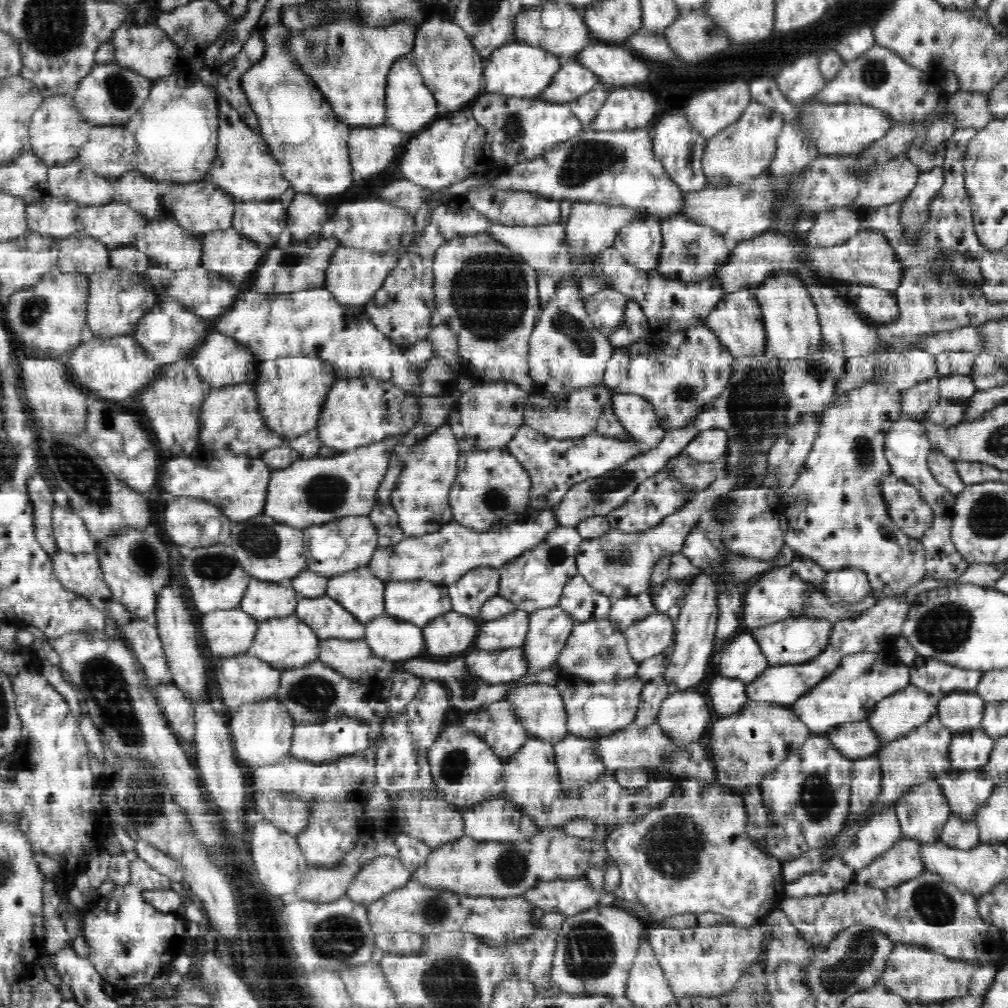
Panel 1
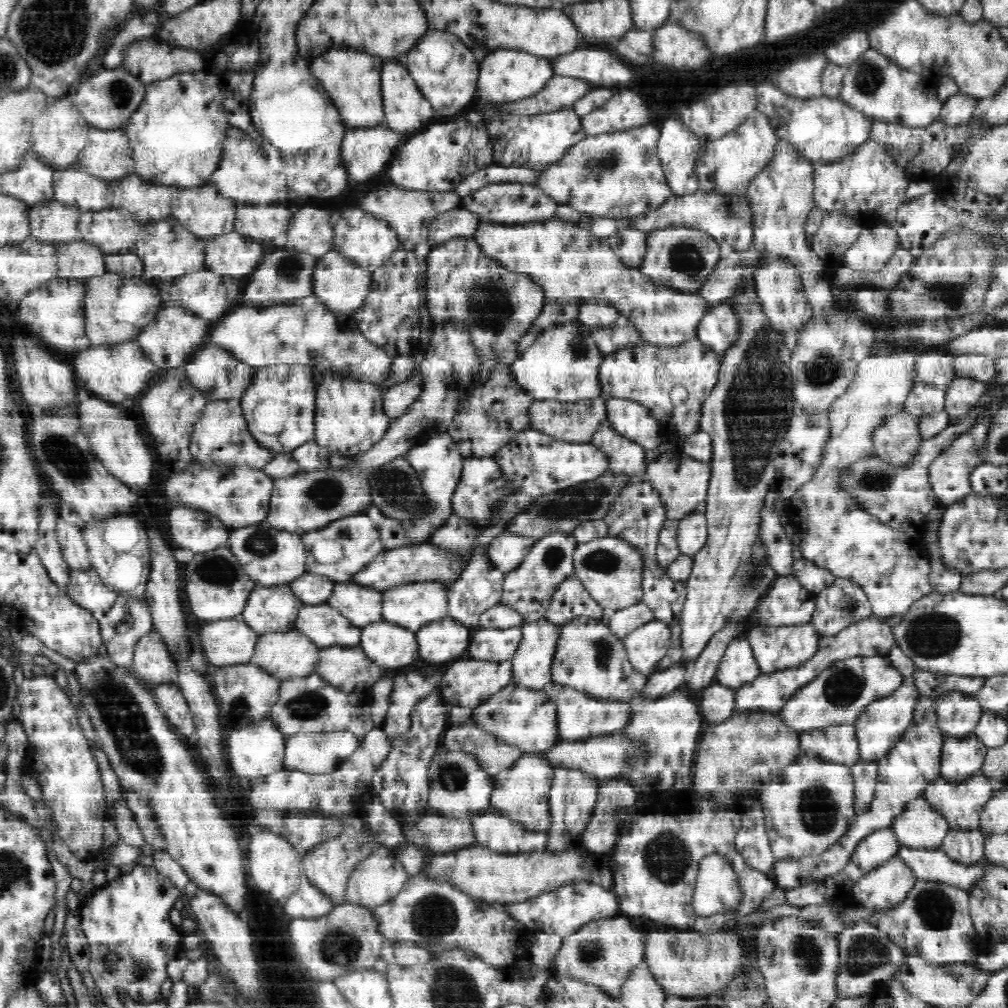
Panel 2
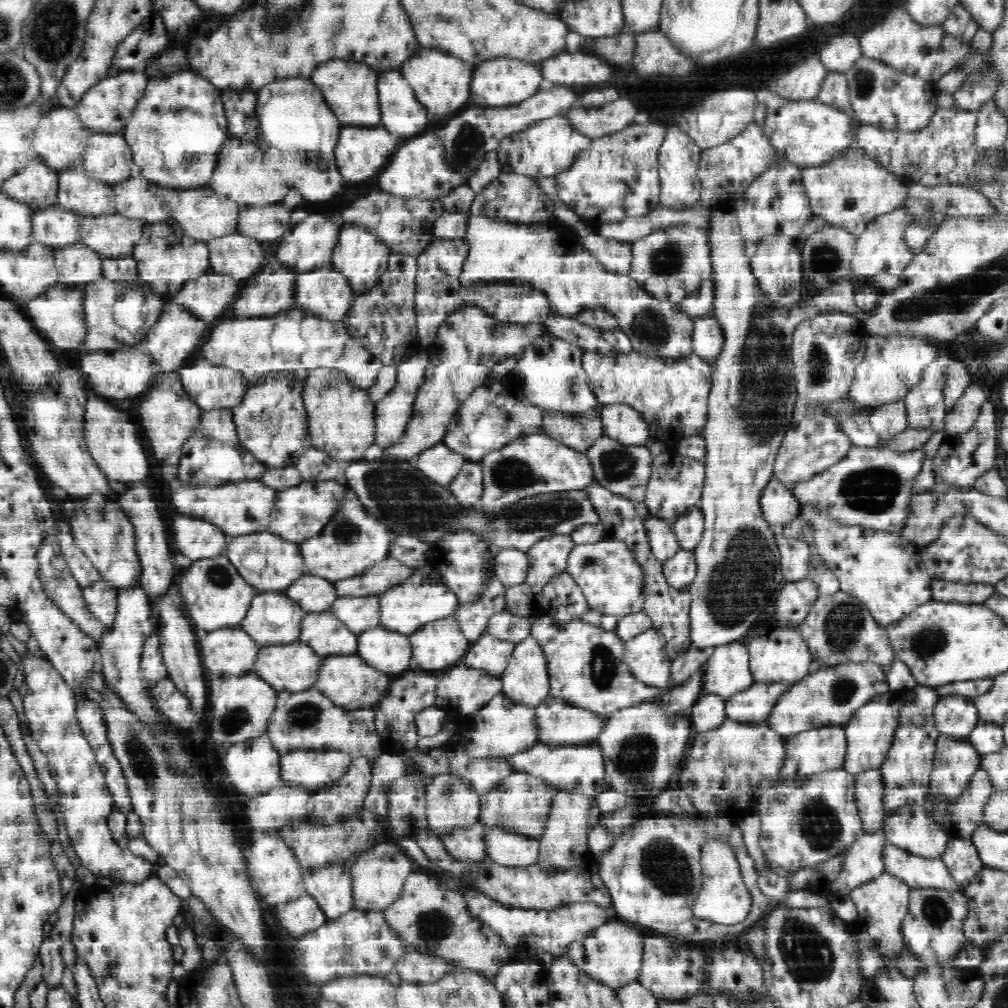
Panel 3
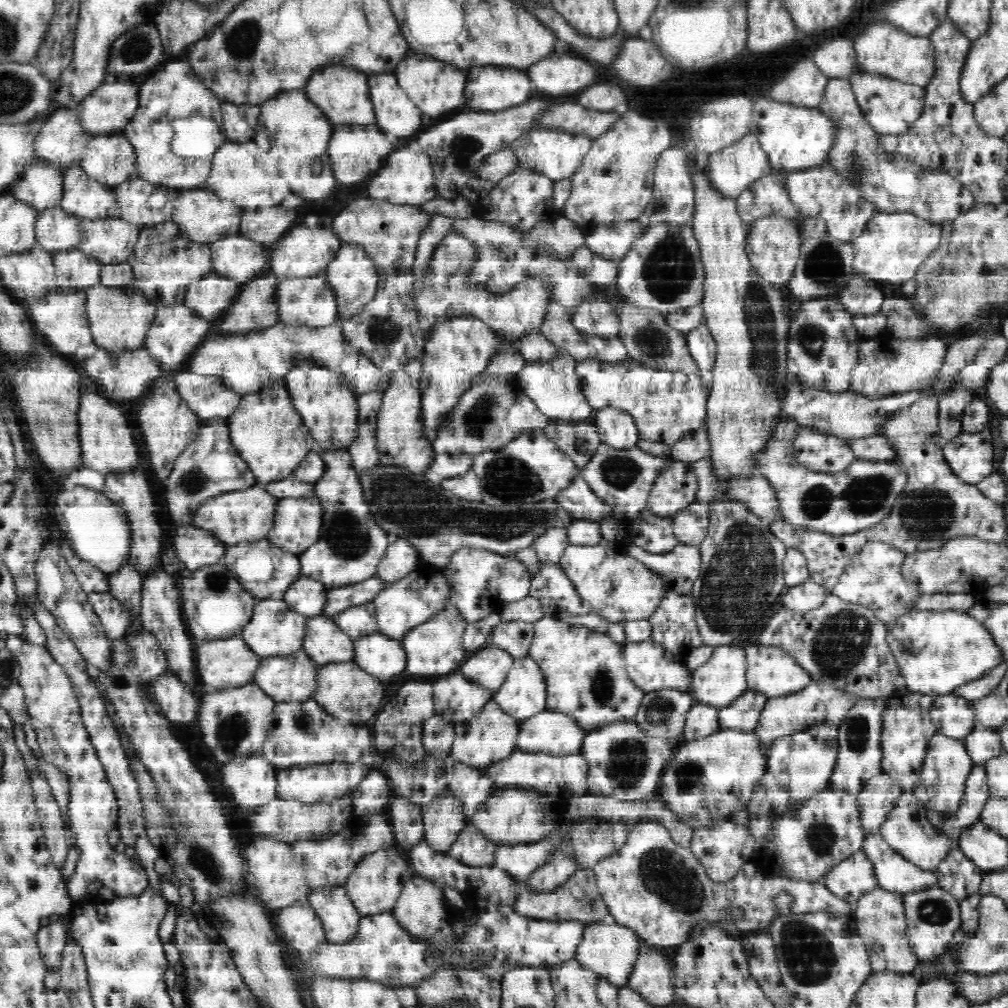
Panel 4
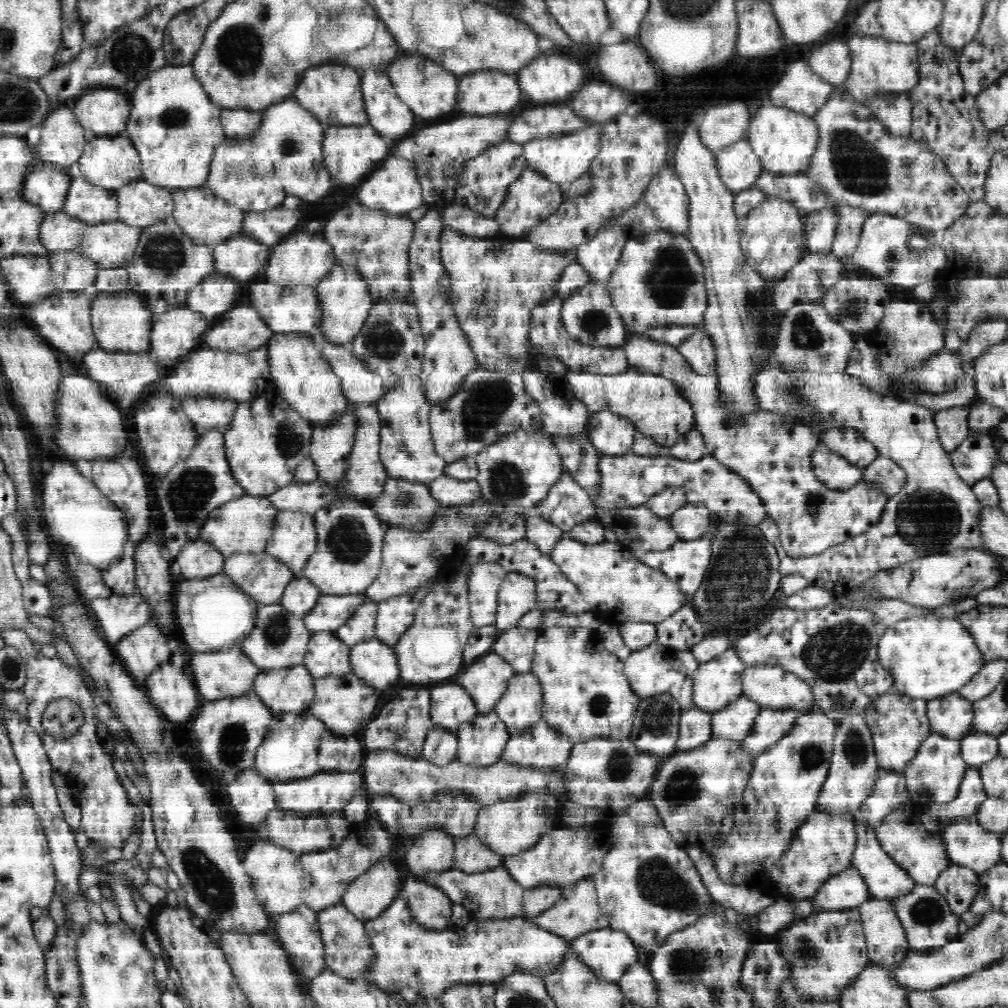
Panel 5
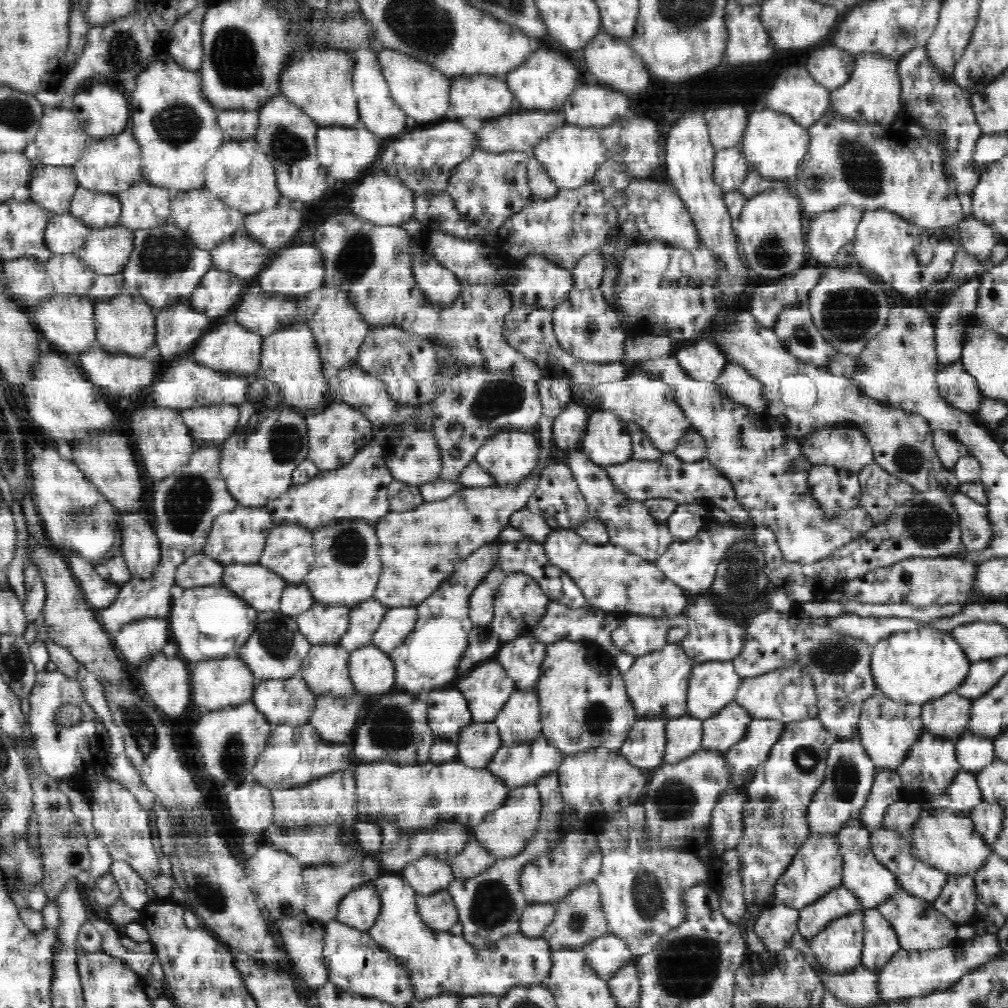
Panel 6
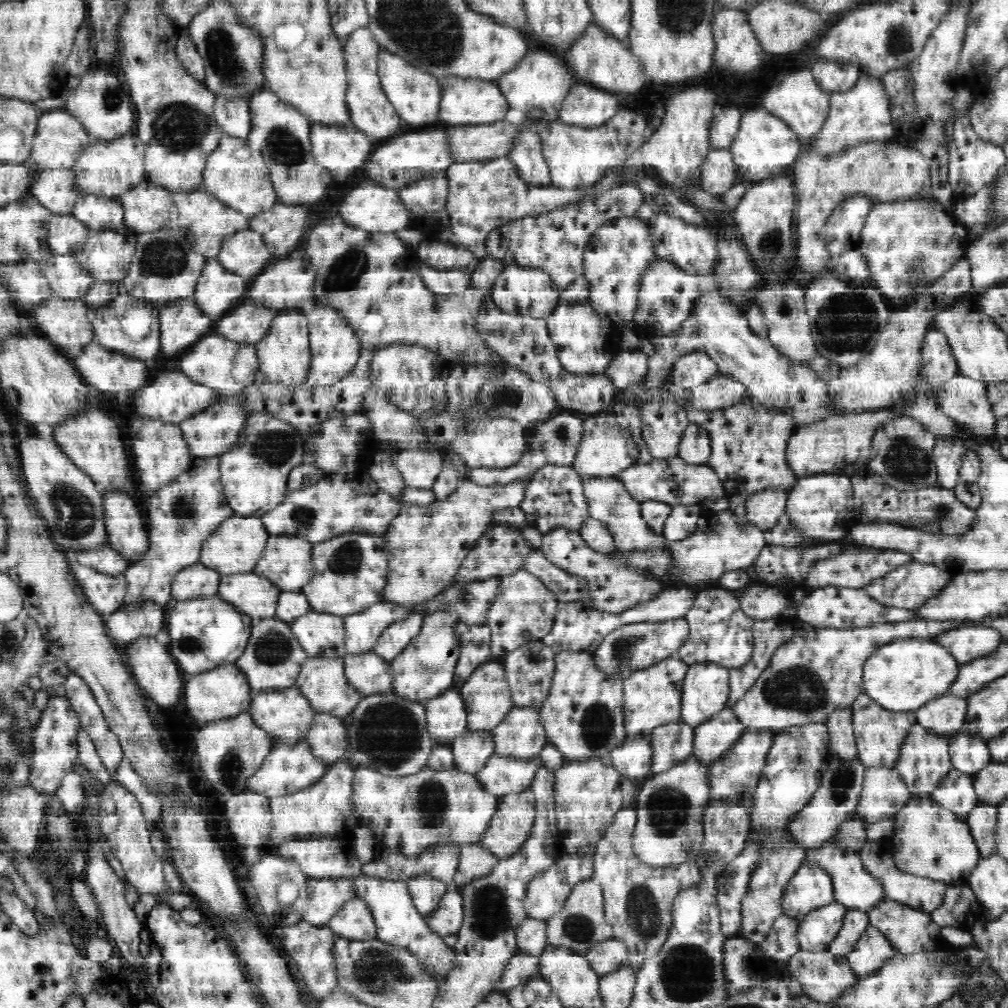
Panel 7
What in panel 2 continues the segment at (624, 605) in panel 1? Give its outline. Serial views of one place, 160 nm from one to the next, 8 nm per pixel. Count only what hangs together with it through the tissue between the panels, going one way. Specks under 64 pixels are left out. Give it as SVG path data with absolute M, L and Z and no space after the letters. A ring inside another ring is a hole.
M640 601L632 606L623 607L622 610L611 612L609 627L618 638L623 639L635 627L654 620L653 610Z

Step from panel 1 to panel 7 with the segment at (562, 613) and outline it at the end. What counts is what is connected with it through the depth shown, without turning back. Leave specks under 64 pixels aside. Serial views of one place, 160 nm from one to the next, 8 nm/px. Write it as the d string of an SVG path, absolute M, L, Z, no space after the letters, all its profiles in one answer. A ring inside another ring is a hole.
M512 706L493 736L495 754L510 759L534 758L547 744L541 712L532 706Z

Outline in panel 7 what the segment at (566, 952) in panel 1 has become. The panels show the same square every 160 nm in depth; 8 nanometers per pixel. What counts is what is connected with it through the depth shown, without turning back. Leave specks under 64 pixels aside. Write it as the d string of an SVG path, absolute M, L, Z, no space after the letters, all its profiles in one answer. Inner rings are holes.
M608 938L585 952L590 966L600 976L616 972L620 967L628 964L629 952L626 943L618 938Z

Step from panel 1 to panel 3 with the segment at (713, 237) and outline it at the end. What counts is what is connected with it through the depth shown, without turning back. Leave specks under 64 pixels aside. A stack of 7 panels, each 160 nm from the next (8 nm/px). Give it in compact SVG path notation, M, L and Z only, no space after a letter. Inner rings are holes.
M674 225L633 242L633 265L627 274L652 296L680 304L684 298L697 292L704 280L711 278L712 270L709 235L702 228Z

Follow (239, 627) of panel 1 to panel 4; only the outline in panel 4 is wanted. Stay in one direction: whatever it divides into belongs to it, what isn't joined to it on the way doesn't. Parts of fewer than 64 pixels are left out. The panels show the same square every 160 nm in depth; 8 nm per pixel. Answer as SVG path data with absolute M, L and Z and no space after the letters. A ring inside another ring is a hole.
M240 634L234 638L215 638L208 639L199 643L198 654L198 680L202 686L204 694L212 694L216 690L224 687L238 687L244 683L250 683L257 671L261 657L258 656L245 643Z

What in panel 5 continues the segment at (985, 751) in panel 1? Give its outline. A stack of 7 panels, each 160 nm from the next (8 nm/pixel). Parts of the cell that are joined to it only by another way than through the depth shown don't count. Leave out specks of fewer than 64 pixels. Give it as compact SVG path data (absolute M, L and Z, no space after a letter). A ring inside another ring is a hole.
M931 732L930 737L922 742L917 757L906 766L903 773L910 800L921 805L926 802L942 805L953 801L961 790L962 780L969 767L962 759L960 741Z

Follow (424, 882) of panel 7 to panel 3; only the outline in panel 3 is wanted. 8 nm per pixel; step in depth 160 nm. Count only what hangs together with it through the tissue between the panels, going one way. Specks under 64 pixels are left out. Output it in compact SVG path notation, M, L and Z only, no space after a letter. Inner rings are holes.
M443 773L427 780L425 797L429 831L436 836L450 833L458 827L467 827L479 823L481 814L480 793L459 774Z

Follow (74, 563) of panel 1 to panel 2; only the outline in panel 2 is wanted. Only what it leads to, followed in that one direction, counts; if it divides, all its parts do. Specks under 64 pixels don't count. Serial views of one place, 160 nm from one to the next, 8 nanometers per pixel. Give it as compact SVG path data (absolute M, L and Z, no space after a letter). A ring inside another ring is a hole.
M93 567L70 569L66 593L86 610L100 610L102 614L110 610L114 598L119 596L113 588L102 582L101 576Z

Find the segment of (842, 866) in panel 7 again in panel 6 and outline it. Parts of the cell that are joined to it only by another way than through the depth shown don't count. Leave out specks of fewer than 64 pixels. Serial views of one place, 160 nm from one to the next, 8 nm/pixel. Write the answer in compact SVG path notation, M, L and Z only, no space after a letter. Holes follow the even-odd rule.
M859 819L850 821L841 827L838 835L840 835L838 843L841 844L841 854L845 858L845 866L842 869L842 885L856 893L864 909L877 907L901 889L897 875L889 868L882 866L880 860L874 855L873 848L870 848L869 843L871 832Z

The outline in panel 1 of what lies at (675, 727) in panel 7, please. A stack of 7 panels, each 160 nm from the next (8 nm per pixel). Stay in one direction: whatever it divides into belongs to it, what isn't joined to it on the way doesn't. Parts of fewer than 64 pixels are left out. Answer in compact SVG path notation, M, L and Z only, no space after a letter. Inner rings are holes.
M722 675L714 677L707 693L715 717L741 712L748 702L746 686L747 683L738 678L726 678Z

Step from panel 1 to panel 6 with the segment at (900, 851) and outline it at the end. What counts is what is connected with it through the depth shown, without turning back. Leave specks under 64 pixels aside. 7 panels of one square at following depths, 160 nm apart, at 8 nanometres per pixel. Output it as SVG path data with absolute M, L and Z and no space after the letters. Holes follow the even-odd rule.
M876 907L863 910L863 951L860 966L880 970L901 949L897 931Z

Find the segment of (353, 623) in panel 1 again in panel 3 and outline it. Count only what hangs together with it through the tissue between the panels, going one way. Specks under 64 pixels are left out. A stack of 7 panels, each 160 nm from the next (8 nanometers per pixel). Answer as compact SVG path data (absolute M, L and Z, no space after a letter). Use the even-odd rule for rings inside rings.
M331 610L315 611L303 615L299 640L321 657L335 653L355 654L358 633L340 622Z

